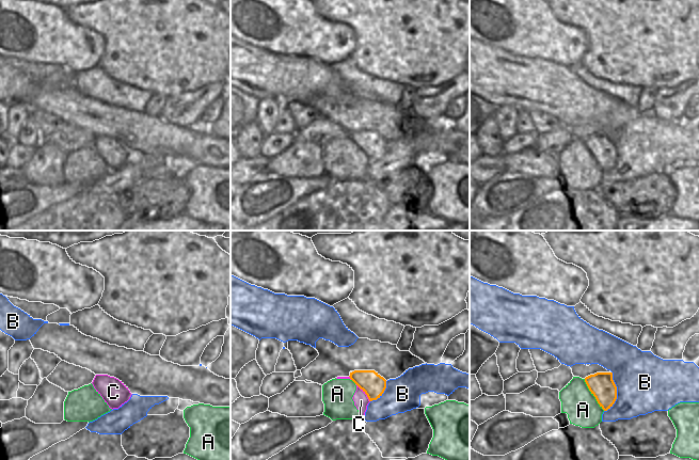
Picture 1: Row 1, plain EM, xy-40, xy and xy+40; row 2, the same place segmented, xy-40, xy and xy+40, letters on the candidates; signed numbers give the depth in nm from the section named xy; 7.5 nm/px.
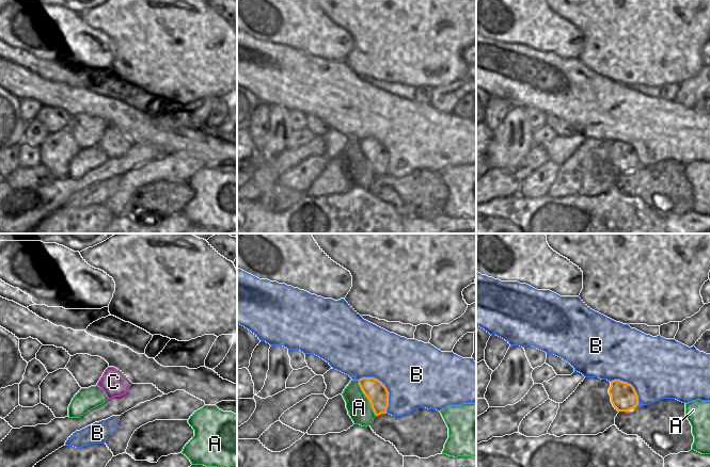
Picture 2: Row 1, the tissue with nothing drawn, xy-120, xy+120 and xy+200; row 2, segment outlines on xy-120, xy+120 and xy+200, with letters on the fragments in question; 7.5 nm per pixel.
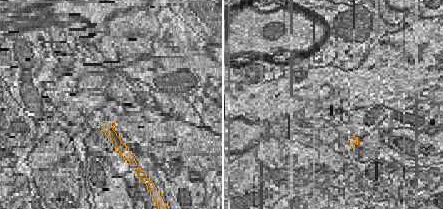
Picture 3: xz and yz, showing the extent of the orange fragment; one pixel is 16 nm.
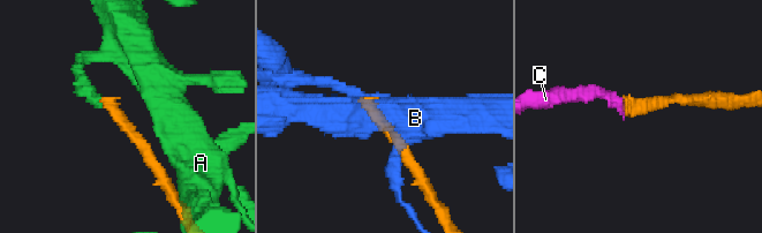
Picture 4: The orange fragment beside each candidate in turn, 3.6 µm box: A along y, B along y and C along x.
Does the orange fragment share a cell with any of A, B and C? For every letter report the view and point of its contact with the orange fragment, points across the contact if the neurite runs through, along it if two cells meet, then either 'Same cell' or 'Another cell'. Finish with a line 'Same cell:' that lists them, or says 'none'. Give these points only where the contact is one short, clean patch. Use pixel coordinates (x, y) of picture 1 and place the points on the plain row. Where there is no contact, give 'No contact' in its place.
A: Touches orange at xy+40 (593, 156). Another cell
B: Touches orange at xy+40 (616, 153). Another cell
C: Touches orange at xy (365, 154). Path across: xy (374, 146), (365, 154), (361, 161). Same cell
Same cell: C.

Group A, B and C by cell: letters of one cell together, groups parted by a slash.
A / B / C

